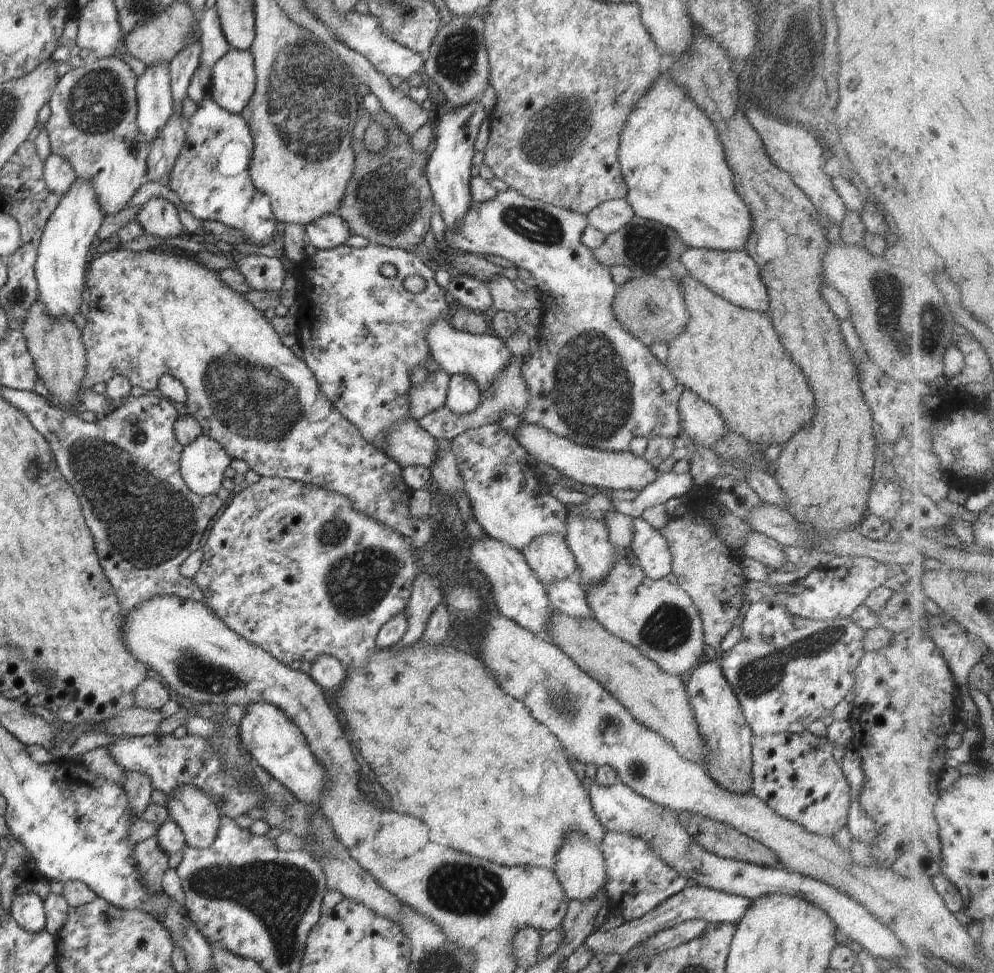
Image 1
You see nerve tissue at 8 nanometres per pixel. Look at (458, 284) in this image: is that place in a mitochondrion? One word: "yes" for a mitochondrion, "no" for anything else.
no

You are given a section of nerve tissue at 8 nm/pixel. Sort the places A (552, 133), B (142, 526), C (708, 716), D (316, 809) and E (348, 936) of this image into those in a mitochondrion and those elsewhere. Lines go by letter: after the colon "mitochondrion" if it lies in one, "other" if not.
A: mitochondrion
B: mitochondrion
C: other
D: other
E: other

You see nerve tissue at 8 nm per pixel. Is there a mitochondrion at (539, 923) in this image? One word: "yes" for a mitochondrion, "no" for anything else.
no

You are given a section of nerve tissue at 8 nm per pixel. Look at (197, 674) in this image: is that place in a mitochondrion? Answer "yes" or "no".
yes

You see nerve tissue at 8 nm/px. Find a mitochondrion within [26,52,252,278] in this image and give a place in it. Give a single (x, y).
(97, 104)

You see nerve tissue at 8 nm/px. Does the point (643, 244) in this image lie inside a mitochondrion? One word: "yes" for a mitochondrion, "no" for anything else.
yes

